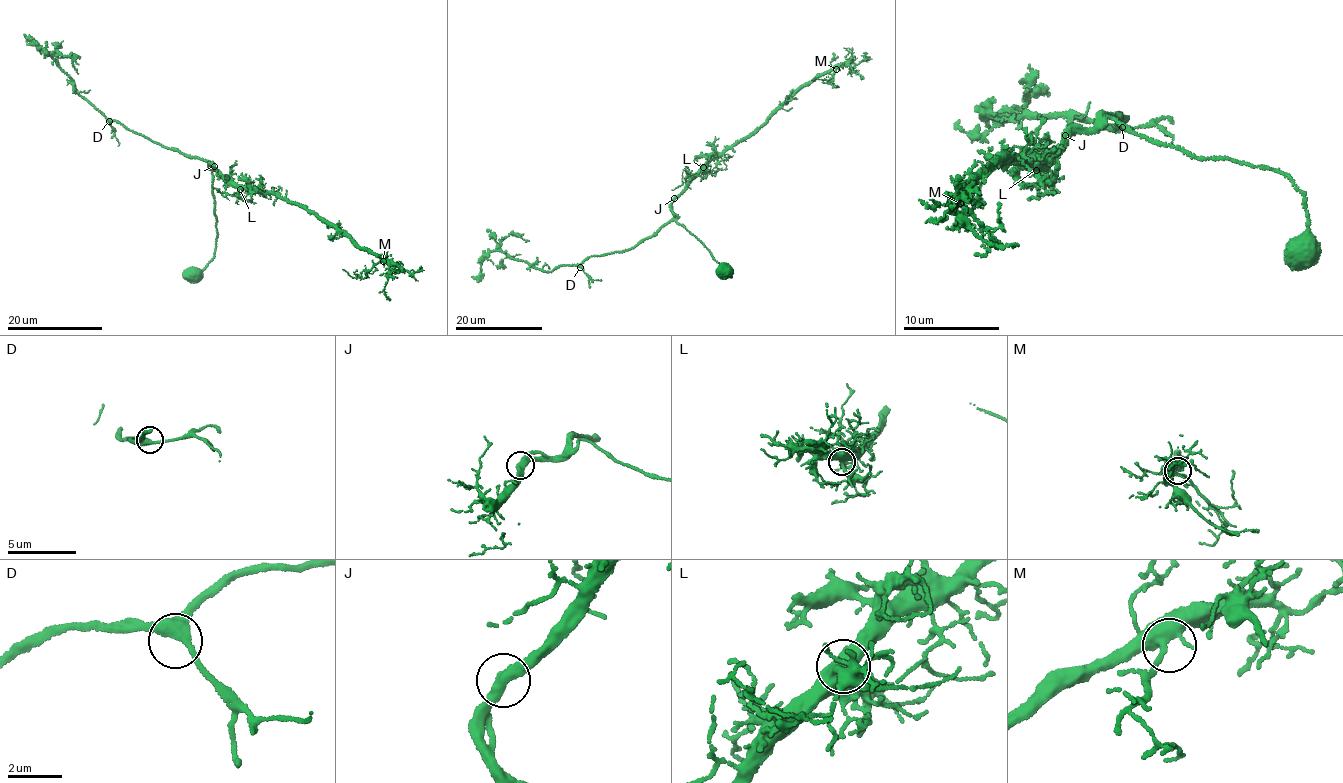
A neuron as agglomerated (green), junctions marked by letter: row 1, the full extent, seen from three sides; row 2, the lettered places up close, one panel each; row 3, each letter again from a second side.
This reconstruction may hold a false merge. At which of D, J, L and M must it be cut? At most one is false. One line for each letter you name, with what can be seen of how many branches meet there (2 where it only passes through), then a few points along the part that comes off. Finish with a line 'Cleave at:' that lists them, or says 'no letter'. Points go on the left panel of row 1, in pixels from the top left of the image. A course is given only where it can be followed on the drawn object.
Cleave at: no letter

